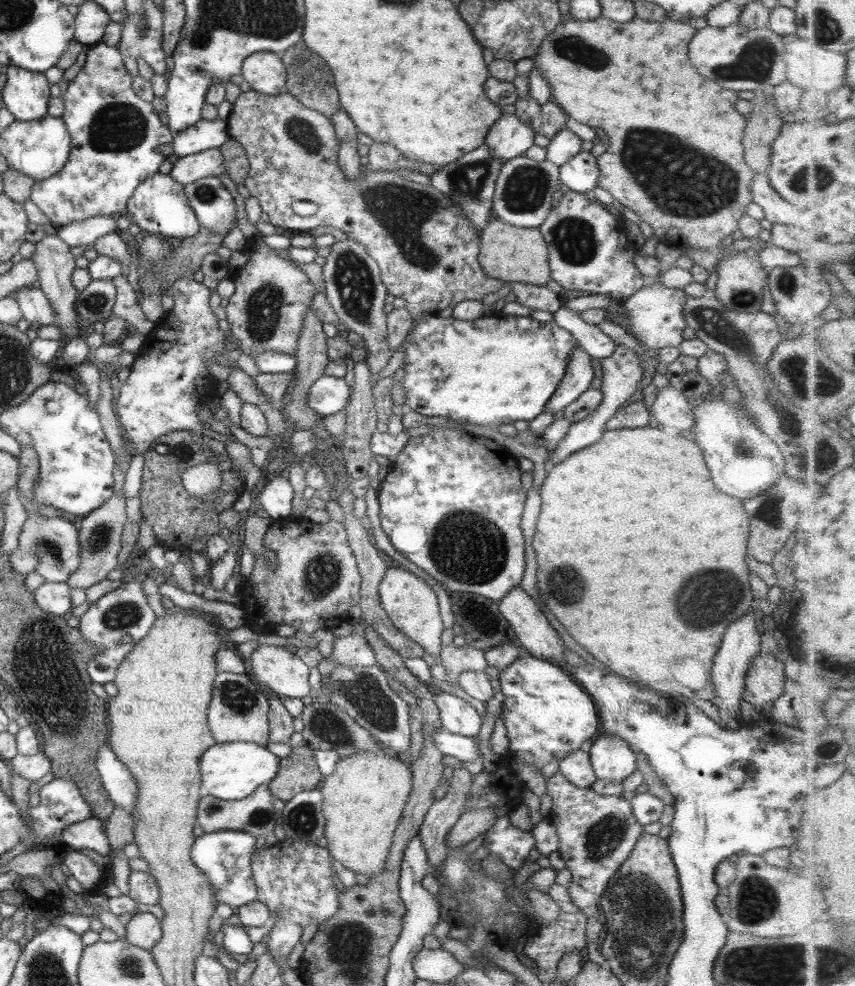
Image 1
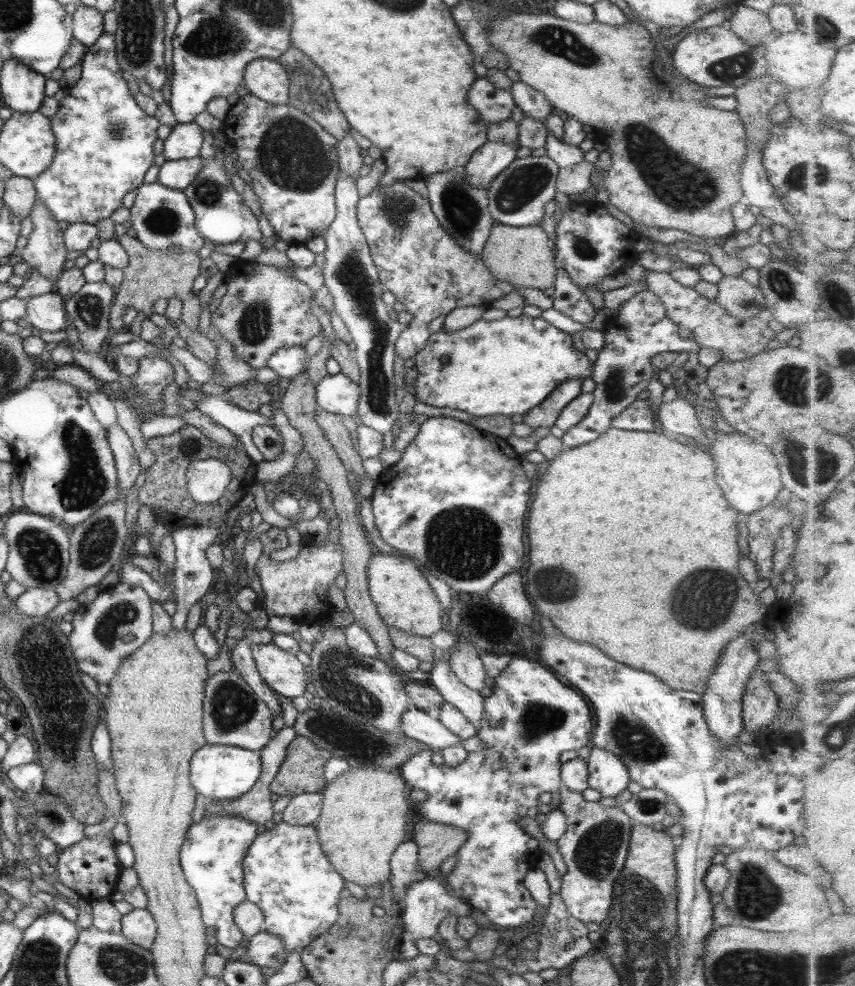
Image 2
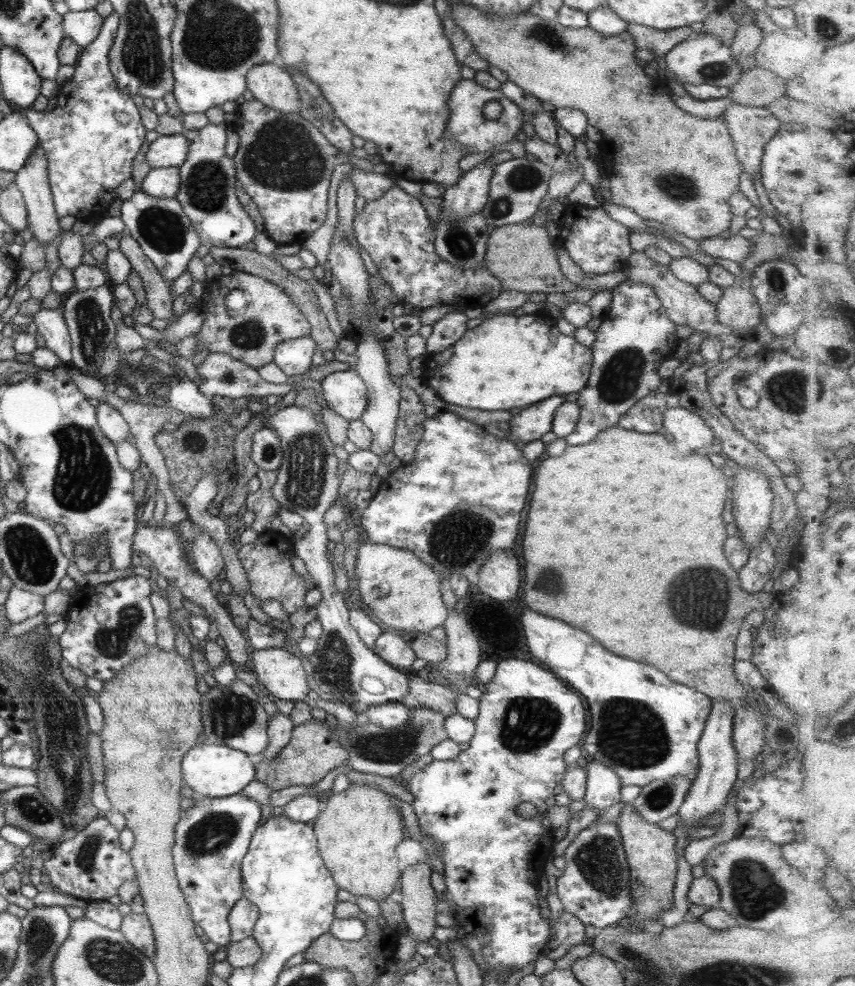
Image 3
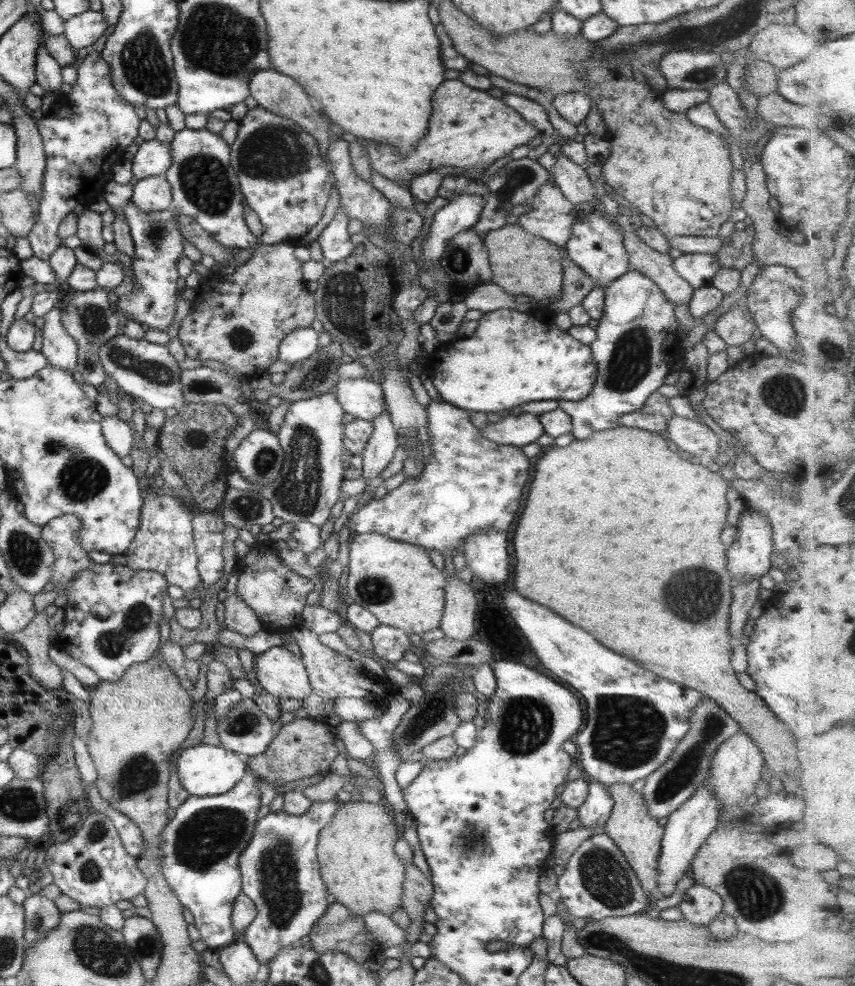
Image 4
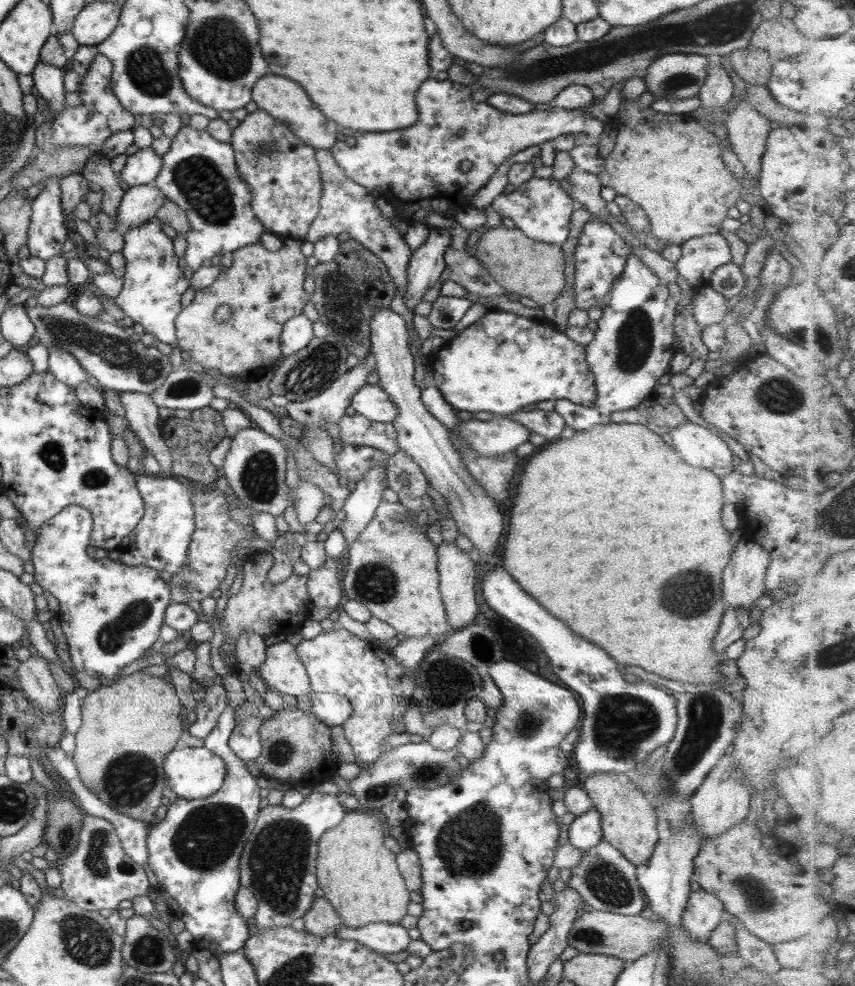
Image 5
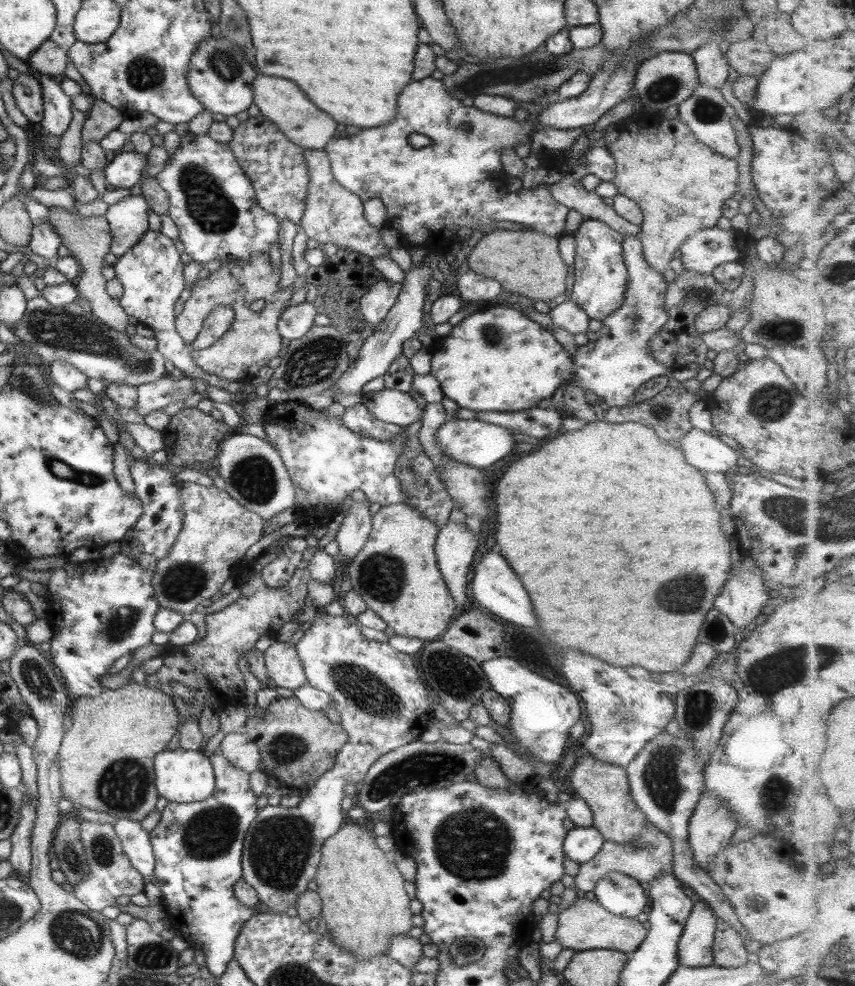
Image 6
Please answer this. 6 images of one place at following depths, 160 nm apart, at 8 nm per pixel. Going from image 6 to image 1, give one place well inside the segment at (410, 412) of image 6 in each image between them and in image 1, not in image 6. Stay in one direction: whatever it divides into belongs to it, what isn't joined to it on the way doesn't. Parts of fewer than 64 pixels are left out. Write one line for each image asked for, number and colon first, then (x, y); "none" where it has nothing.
1: (328, 395)
2: (336, 394)
3: (345, 393)
4: (362, 398)
5: (370, 402)

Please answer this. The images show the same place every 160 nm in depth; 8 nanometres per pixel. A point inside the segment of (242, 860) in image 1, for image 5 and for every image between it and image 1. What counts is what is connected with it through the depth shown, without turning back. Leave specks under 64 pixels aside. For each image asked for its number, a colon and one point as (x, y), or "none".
2: (210, 857)
3: (211, 836)
4: (199, 847)
5: (194, 850)

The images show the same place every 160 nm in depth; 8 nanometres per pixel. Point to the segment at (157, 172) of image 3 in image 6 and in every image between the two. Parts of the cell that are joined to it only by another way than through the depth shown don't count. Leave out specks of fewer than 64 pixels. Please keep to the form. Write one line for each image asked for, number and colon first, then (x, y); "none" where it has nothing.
4: (149, 194)
5: (139, 203)
6: (127, 219)

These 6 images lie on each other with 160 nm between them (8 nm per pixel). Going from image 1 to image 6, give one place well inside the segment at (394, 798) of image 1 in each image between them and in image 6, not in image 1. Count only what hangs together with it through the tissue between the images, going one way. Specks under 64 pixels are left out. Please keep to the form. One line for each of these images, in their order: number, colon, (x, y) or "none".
2: (363, 818)
3: (357, 830)
4: (356, 861)
5: (359, 878)
6: (363, 904)

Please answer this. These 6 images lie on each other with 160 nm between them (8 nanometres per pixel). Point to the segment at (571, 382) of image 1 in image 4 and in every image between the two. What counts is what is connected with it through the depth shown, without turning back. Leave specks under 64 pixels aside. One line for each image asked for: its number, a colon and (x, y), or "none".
2: (544, 415)
3: (530, 424)
4: (520, 430)

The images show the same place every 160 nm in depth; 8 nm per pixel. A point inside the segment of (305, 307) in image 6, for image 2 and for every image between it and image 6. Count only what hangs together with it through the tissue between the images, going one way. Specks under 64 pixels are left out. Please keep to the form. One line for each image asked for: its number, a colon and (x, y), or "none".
2: (288, 361)
3: (293, 356)
4: (299, 344)
5: (296, 332)

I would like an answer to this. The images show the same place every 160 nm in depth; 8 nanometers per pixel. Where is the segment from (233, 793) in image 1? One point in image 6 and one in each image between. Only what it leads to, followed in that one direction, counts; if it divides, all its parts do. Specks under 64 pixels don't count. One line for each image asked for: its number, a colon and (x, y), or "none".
2: (215, 771)
3: (216, 771)
4: (203, 771)
5: (190, 773)
6: (180, 776)

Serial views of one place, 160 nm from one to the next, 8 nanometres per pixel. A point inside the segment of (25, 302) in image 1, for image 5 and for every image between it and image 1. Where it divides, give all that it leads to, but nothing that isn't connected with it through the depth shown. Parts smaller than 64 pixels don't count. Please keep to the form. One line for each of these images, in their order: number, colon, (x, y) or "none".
2: (45, 312)
3: (50, 324)
4: (60, 350)
5: (61, 365)

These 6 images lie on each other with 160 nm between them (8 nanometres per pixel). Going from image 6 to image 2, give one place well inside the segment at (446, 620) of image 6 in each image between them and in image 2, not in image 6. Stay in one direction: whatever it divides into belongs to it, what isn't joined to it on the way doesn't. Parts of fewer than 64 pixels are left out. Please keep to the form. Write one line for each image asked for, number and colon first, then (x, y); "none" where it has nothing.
2: (403, 599)
3: (399, 590)
4: (396, 582)
5: (390, 569)

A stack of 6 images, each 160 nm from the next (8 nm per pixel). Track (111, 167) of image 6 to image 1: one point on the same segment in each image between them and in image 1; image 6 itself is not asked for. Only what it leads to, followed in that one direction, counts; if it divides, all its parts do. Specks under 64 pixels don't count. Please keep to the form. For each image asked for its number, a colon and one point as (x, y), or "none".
1: (205, 134)
2: (184, 140)
3: (165, 151)
4: (152, 158)
5: (142, 167)

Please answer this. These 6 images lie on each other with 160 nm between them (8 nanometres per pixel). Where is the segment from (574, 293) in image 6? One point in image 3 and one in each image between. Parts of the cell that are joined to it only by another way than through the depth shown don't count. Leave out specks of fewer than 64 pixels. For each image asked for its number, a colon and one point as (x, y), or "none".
3: (597, 244)
4: (595, 246)
5: (599, 256)

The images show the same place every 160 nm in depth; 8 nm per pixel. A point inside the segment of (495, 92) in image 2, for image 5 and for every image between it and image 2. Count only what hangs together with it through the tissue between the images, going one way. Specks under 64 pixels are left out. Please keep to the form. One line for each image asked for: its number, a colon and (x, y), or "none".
3: (465, 125)
4: (468, 128)
5: (416, 169)

